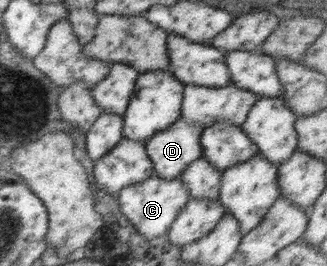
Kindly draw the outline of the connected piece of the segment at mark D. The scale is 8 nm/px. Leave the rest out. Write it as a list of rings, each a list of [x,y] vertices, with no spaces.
[[[179,117],[172,126],[156,133],[145,143],[147,155],[153,163],[154,174],[165,181],[180,179],[181,173],[188,168],[195,159],[202,157],[200,138],[203,128],[189,123],[189,120]]]

